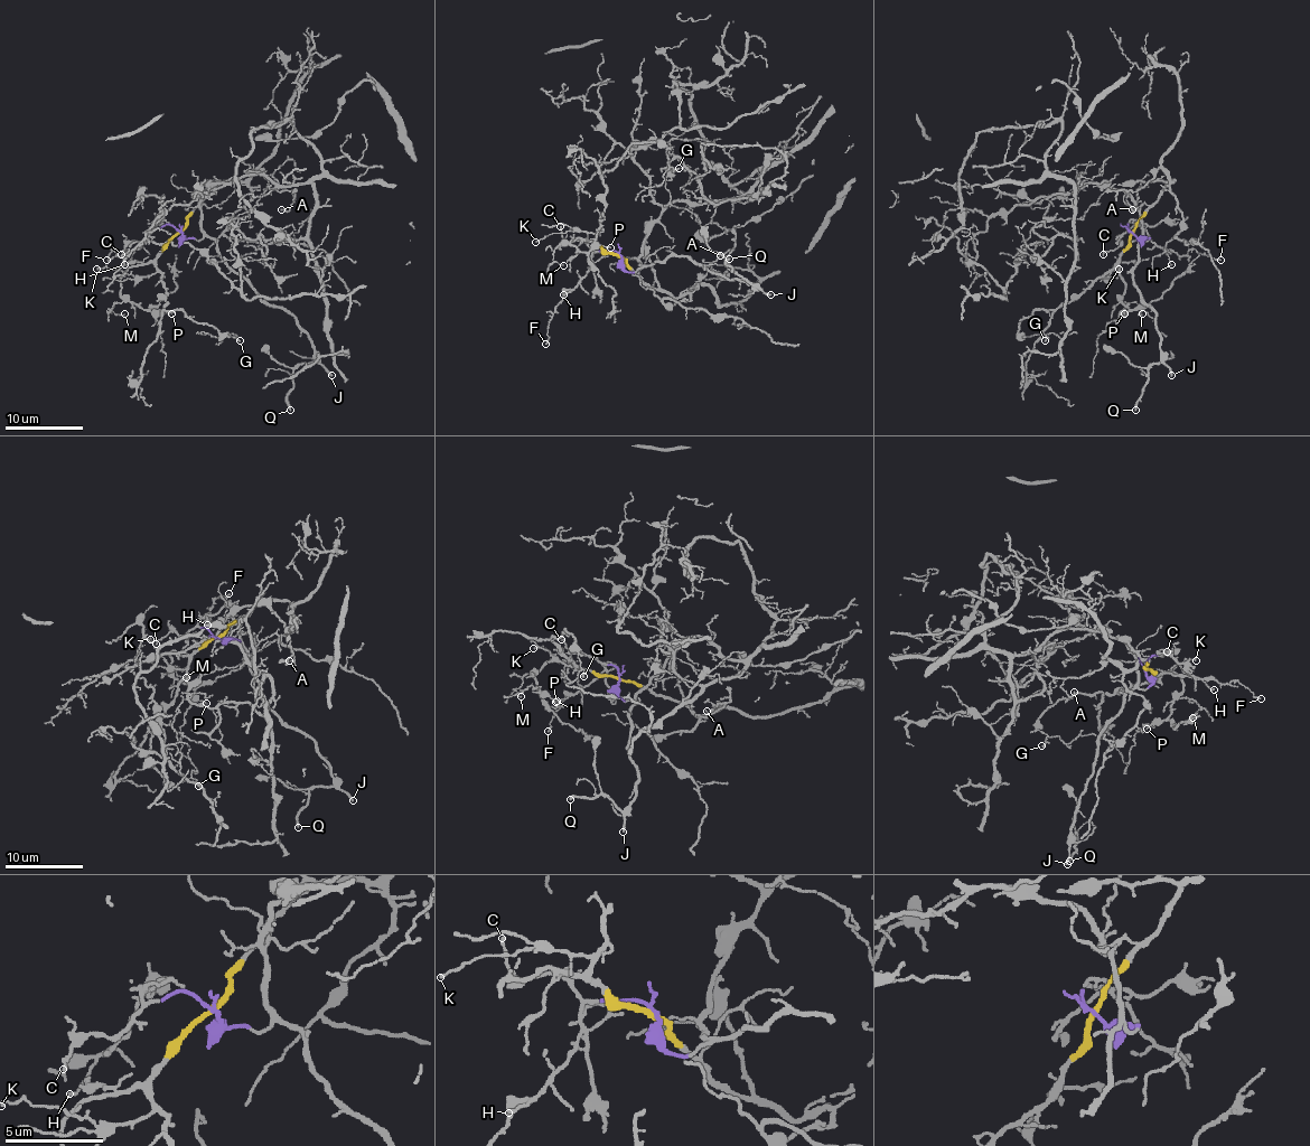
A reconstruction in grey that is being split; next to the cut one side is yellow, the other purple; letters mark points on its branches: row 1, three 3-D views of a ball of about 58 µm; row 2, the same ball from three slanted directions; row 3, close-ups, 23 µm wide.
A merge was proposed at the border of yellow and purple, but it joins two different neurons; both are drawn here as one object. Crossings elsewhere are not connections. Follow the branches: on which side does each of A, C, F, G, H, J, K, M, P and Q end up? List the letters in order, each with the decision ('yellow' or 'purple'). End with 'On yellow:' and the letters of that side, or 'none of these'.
A: yellow
C: purple
F: purple
G: yellow
H: purple
J: purple
K: yellow
M: yellow
P: yellow
Q: purple
On yellow: A, G, K, M, P

